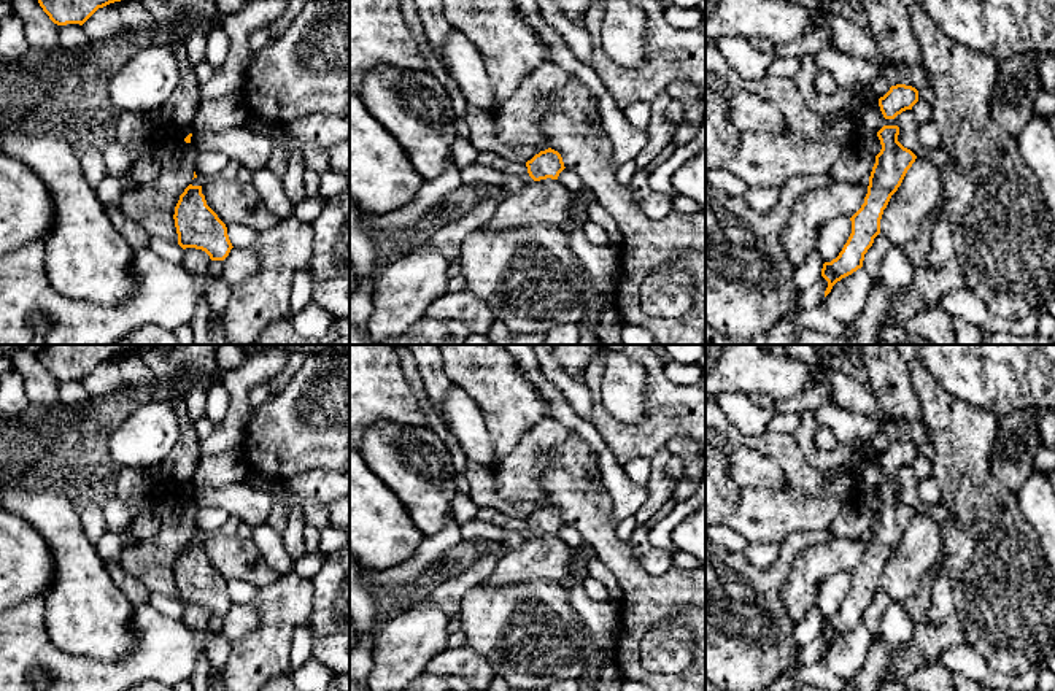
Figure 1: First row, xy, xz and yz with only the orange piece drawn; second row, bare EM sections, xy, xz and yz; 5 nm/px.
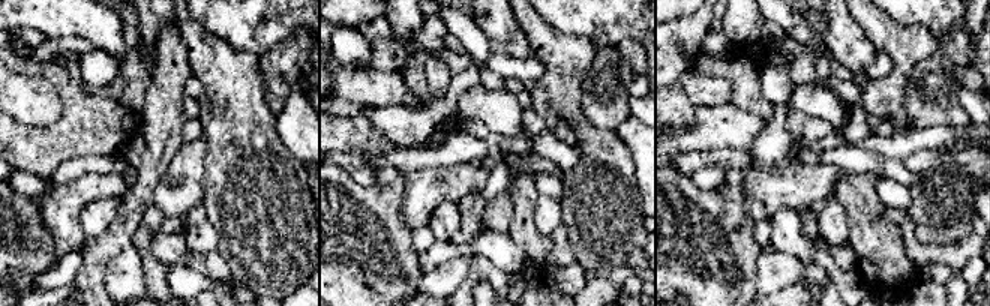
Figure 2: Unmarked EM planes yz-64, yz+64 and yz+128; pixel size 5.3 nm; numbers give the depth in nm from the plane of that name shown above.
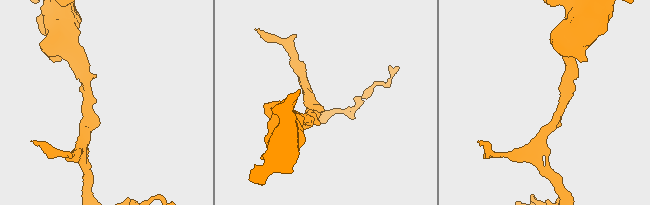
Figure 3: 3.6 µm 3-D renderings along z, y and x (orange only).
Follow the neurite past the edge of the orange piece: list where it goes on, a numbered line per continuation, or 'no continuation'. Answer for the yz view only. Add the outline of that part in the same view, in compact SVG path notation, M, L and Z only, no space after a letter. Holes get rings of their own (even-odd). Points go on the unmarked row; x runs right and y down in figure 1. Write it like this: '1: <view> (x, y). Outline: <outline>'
no continuation

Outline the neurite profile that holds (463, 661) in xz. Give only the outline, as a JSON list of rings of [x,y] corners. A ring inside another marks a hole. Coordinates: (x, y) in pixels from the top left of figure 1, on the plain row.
[[[467,645],[446,648],[435,654],[427,664],[426,674],[464,678],[470,689],[477,691],[488,691],[496,675],[489,661]]]

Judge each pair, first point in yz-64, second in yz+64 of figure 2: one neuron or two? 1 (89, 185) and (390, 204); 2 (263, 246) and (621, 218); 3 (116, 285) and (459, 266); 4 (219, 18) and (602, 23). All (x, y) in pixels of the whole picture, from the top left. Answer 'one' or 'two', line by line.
1: two
2: one
3: one
4: one

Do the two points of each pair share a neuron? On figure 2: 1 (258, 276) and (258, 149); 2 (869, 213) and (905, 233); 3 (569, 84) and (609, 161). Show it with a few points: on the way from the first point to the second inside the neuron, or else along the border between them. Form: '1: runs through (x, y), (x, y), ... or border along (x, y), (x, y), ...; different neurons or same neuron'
1: runs through (258, 245), (258, 180); same neuron
2: border along (897, 227), (905, 255), (912, 263); different neurons
3: runs through (569, 104), (569, 120), (590, 141); same neuron

